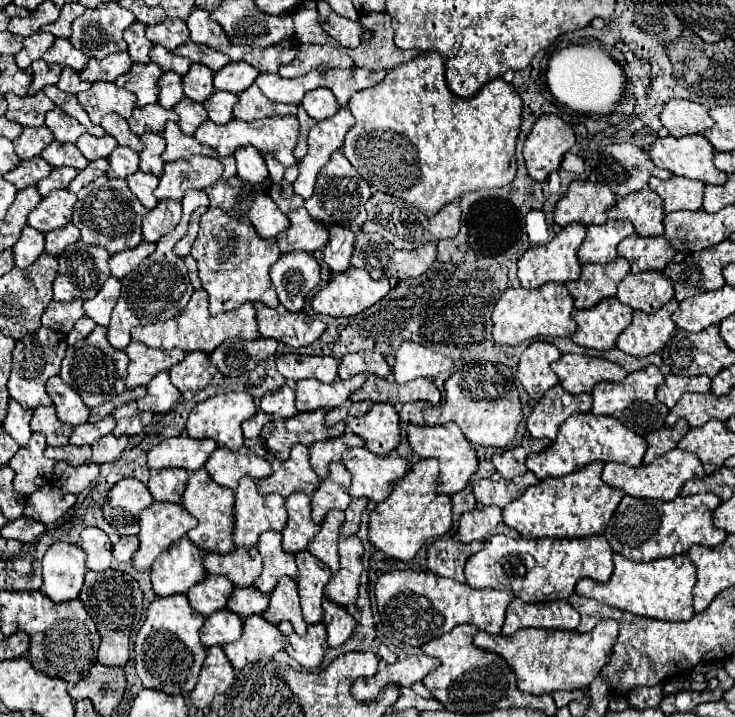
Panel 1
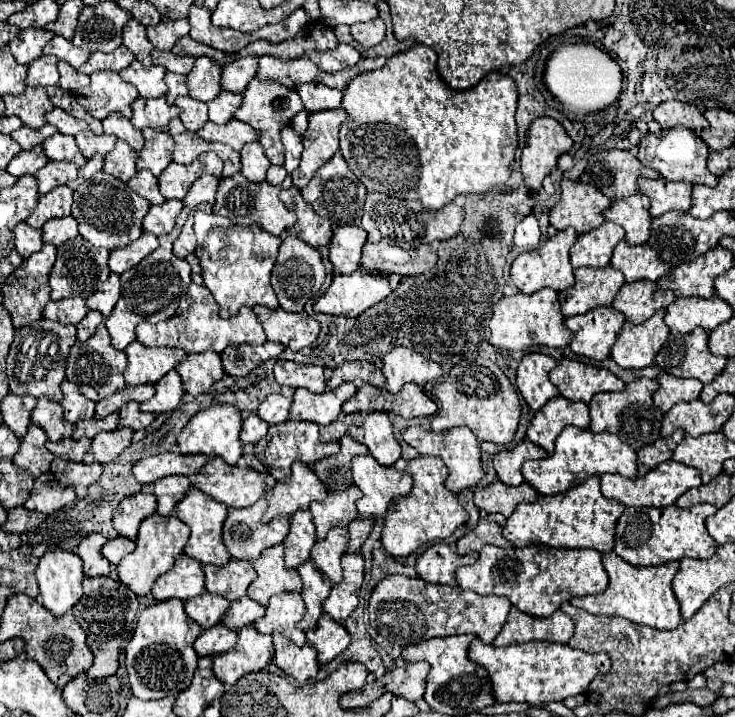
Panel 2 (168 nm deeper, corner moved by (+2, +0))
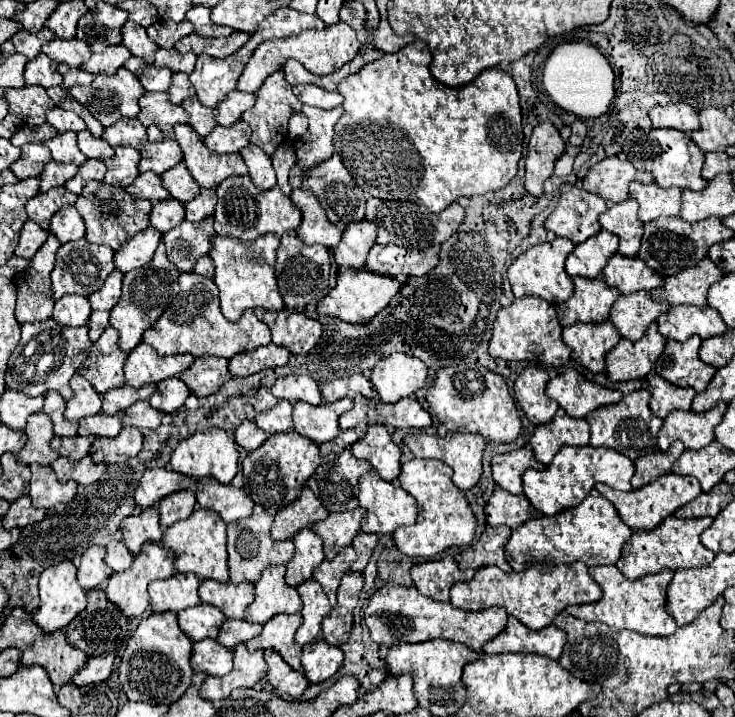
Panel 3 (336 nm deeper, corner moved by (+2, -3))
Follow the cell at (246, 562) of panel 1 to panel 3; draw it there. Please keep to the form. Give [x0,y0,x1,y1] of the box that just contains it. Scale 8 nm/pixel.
[198,579,254,619]

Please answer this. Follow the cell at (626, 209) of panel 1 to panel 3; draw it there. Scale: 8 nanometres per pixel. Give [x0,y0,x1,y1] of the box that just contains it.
[600,199,642,257]

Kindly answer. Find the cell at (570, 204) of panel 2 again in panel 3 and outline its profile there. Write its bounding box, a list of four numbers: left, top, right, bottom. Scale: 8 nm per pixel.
[548,183,606,243]

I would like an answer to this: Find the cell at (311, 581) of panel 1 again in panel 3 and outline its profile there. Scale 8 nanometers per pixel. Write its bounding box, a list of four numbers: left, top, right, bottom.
[296,579,332,647]

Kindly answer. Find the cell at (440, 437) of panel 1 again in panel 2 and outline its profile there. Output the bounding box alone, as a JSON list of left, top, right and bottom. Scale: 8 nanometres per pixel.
[402,426,484,492]

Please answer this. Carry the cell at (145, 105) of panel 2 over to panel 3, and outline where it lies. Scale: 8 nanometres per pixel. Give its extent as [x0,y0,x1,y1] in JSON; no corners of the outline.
[138,91,188,137]

